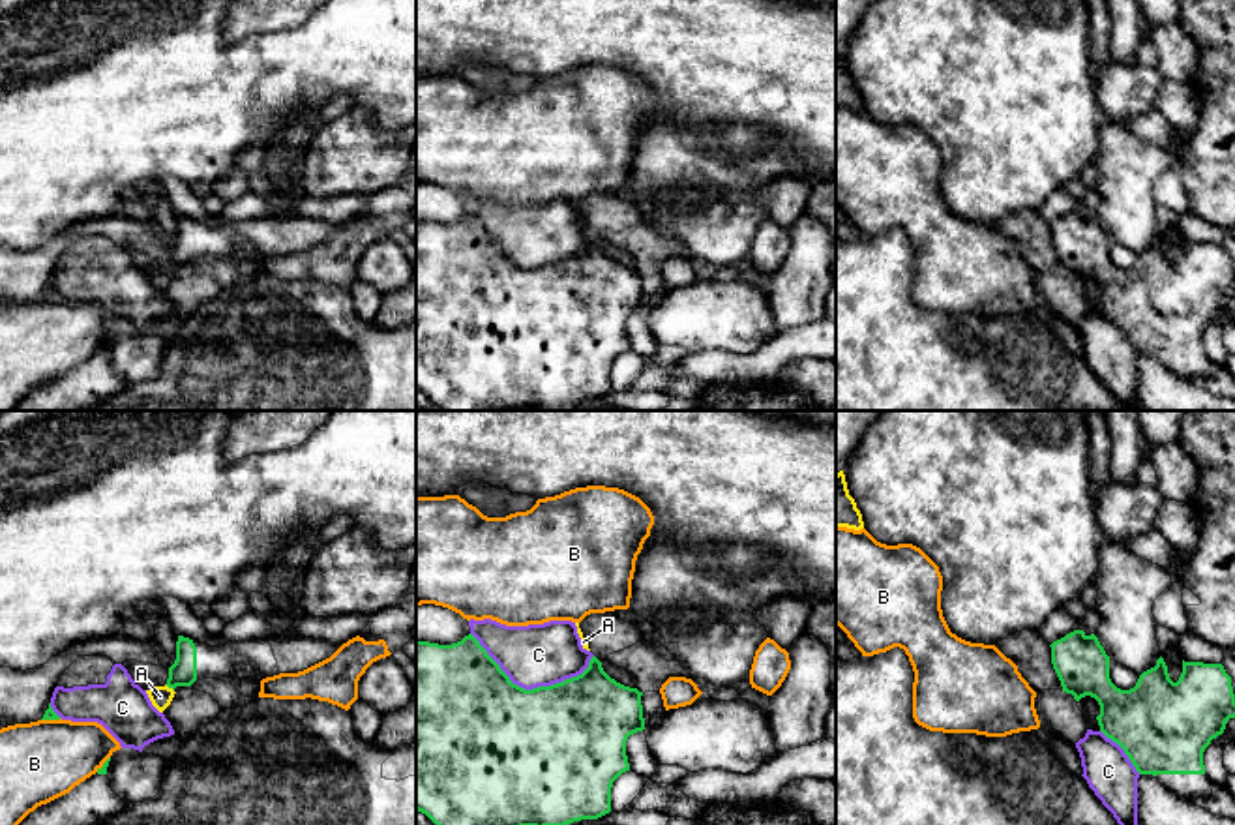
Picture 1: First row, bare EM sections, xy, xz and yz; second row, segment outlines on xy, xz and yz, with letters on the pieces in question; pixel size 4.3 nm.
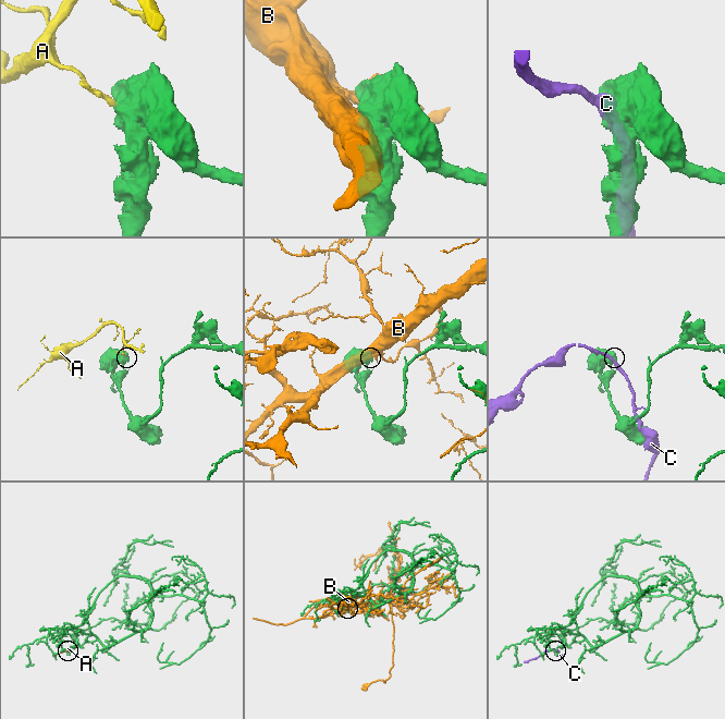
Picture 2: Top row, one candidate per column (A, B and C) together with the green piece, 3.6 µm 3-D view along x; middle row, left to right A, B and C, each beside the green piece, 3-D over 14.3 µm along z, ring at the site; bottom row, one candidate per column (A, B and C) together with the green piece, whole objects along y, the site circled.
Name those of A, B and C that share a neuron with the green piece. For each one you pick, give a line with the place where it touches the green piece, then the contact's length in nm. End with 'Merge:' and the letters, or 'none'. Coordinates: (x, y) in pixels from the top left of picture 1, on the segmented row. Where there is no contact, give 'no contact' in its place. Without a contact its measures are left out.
Merge: none

